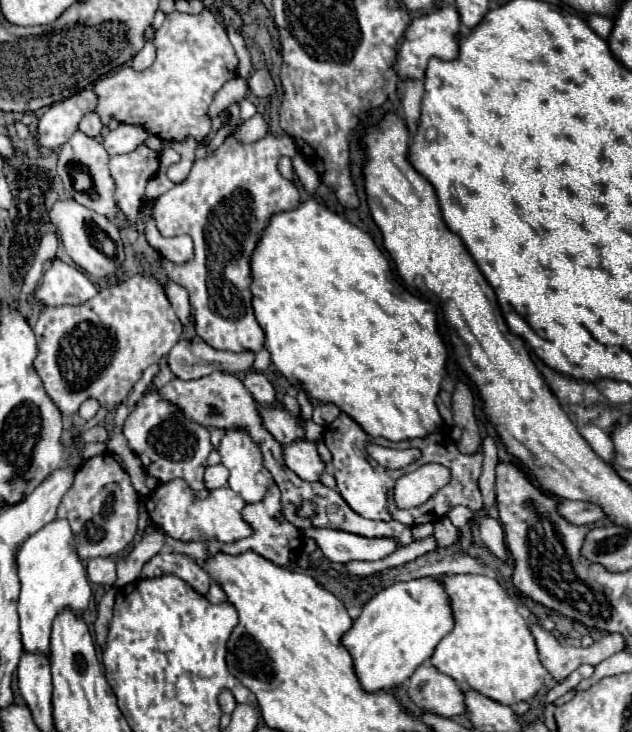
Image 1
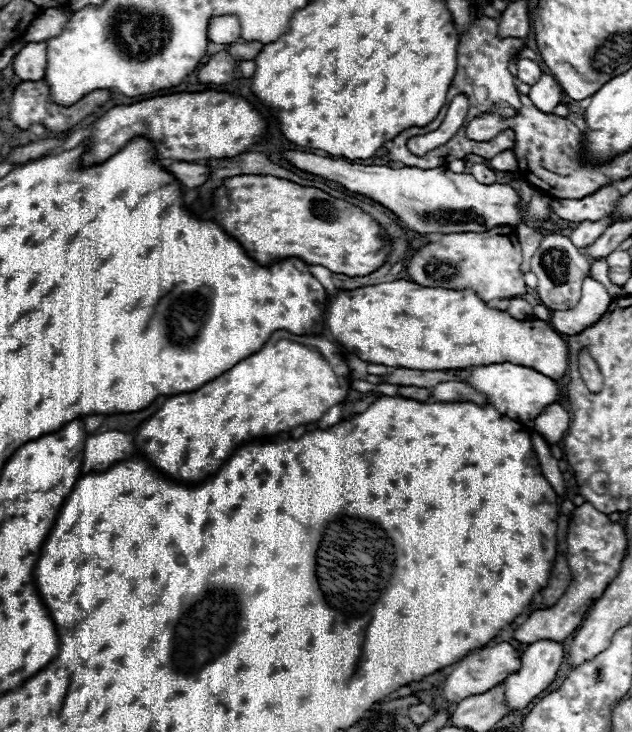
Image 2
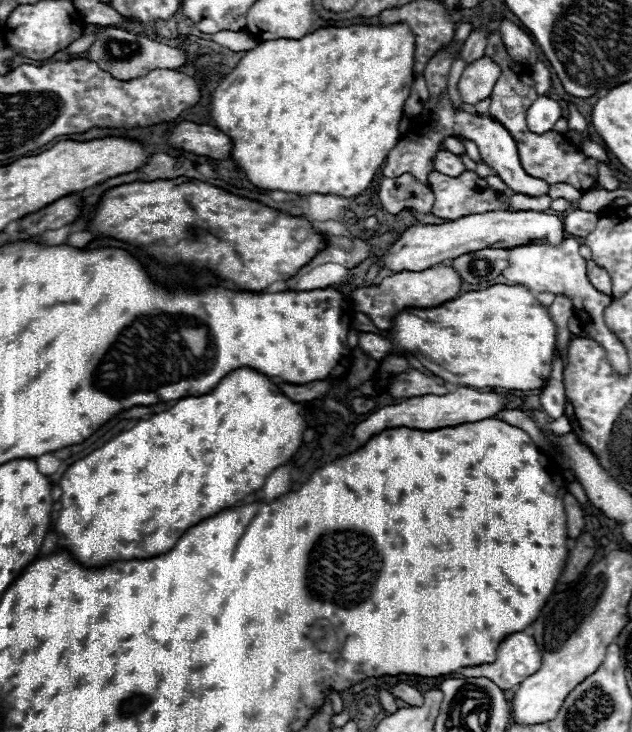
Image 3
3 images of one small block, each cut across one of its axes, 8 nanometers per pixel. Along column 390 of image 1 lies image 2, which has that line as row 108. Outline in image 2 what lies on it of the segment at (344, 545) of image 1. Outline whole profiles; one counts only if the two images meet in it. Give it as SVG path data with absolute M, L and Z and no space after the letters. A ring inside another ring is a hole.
M542 74L540 80L530 88L528 96L538 110L542 110L546 114L552 114L552 110L560 104L562 88L550 74Z

